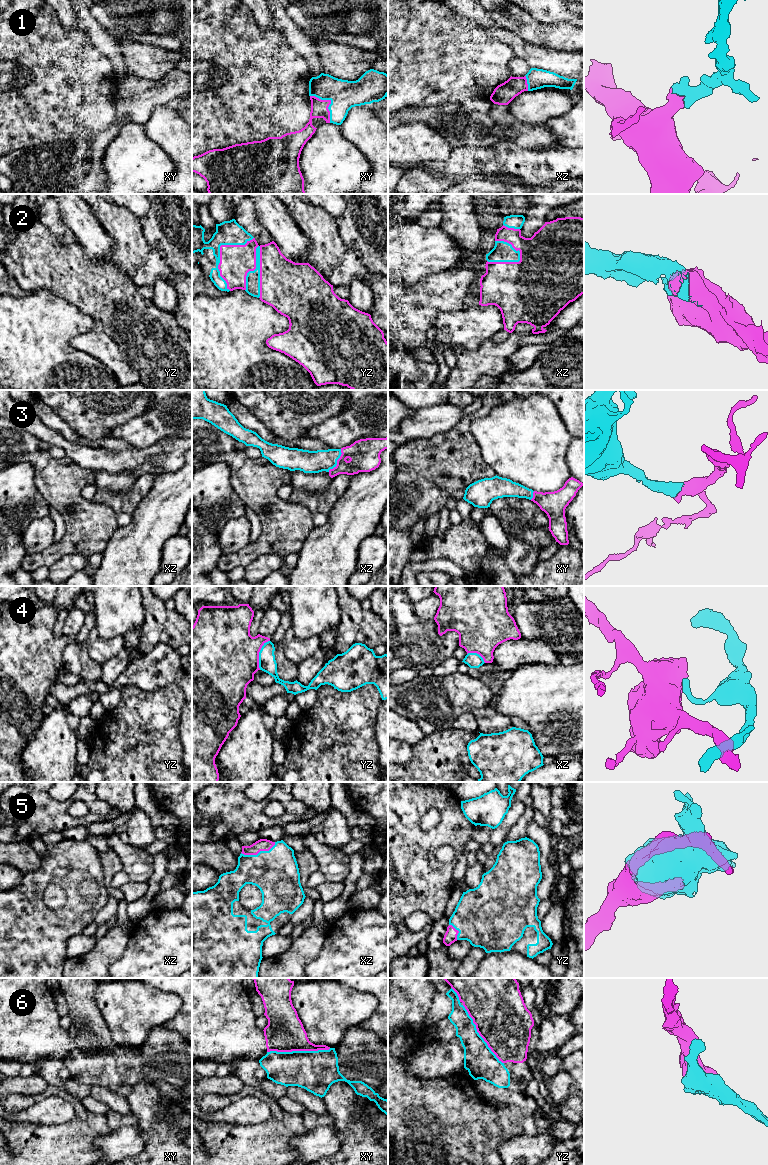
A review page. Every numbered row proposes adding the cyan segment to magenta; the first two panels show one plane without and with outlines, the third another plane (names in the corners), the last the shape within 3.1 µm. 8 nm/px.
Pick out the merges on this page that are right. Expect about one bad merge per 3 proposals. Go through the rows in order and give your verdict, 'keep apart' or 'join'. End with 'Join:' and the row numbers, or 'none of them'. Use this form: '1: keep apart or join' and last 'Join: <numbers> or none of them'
1: join
2: join
3: join
4: keep apart
5: join
6: join
Join: 1, 2, 3, 5, 6

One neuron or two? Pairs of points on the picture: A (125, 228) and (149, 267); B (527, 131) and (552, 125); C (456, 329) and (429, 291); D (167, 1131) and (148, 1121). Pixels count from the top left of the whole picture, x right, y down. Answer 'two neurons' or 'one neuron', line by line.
A: one neuron
B: two neurons
C: two neurons
D: two neurons

